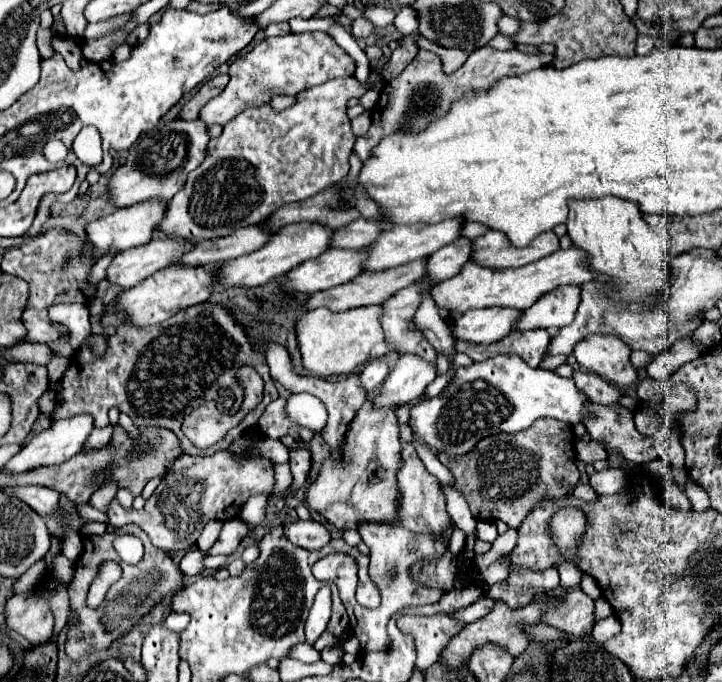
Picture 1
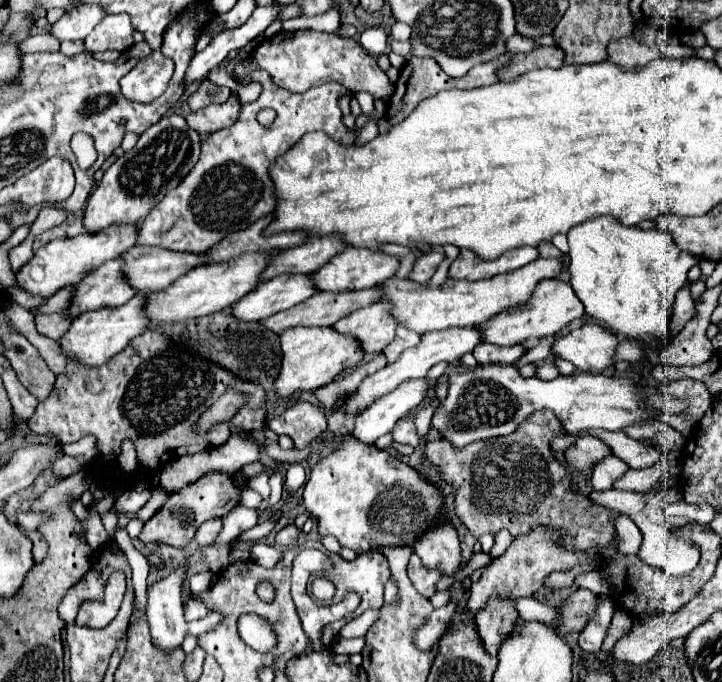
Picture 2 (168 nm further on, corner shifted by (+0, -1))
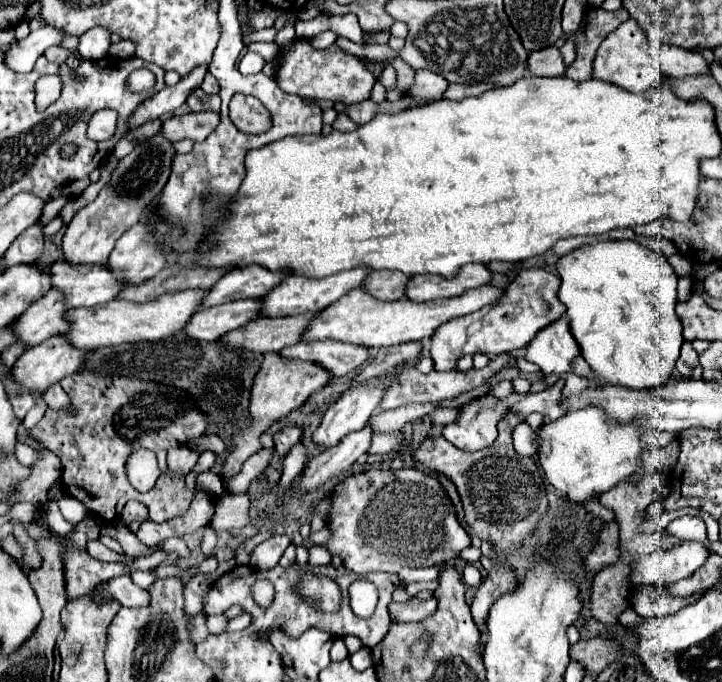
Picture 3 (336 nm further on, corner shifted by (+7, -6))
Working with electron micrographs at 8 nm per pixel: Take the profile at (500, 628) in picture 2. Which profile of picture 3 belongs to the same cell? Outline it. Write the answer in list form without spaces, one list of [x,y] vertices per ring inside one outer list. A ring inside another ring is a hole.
[[[483,557],[481,563],[487,571],[487,577],[483,579],[481,587],[475,591],[475,601],[471,605],[471,613],[473,613],[477,627],[481,631],[485,631],[487,629],[485,619],[487,619],[489,607],[495,603],[495,599],[499,595],[503,595],[505,591],[511,591],[517,585],[517,579],[515,579],[513,569],[507,567],[507,565],[497,565],[489,557]]]

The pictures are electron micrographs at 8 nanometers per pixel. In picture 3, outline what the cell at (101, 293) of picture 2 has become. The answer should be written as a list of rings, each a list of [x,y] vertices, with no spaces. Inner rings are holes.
[[[49,291],[11,323],[13,335],[25,347],[35,347],[61,331],[61,315],[65,311],[67,307],[61,303],[61,295],[53,295],[53,291]]]

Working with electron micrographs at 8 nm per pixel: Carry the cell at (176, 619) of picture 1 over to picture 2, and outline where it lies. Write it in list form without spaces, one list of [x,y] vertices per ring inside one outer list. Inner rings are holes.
[[[190,598],[190,600],[184,604],[184,618],[186,618],[186,622],[204,618],[206,614],[208,614],[208,610],[206,610],[206,606],[204,606],[202,602],[196,602],[196,600]]]

